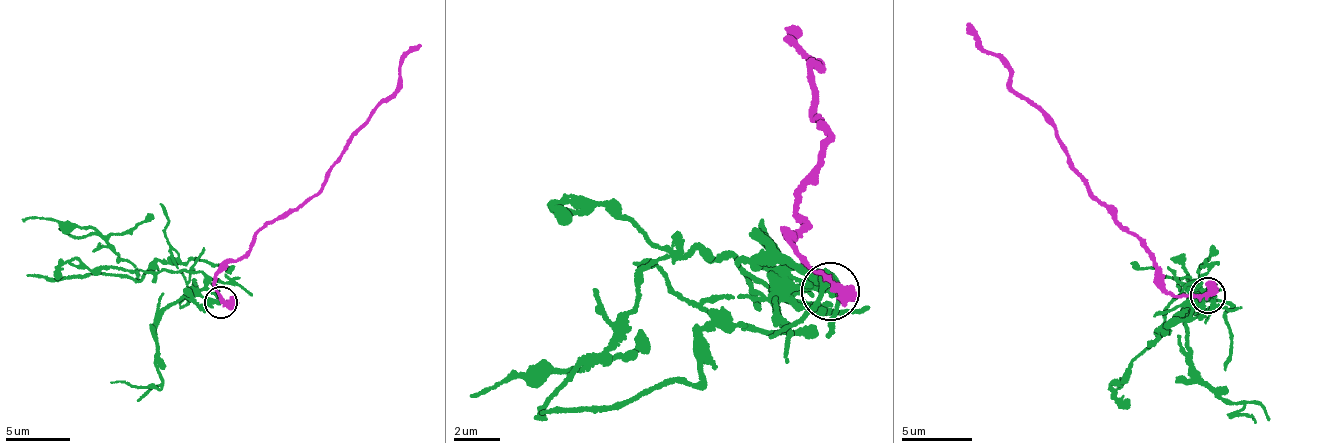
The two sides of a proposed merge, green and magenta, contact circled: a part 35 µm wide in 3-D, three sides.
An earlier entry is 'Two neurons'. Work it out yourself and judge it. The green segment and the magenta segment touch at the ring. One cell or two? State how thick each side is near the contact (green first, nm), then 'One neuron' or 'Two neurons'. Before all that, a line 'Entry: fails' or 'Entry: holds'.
Entry: holds
Thickness 300 nm (green) against 360 nm. Two neurons

